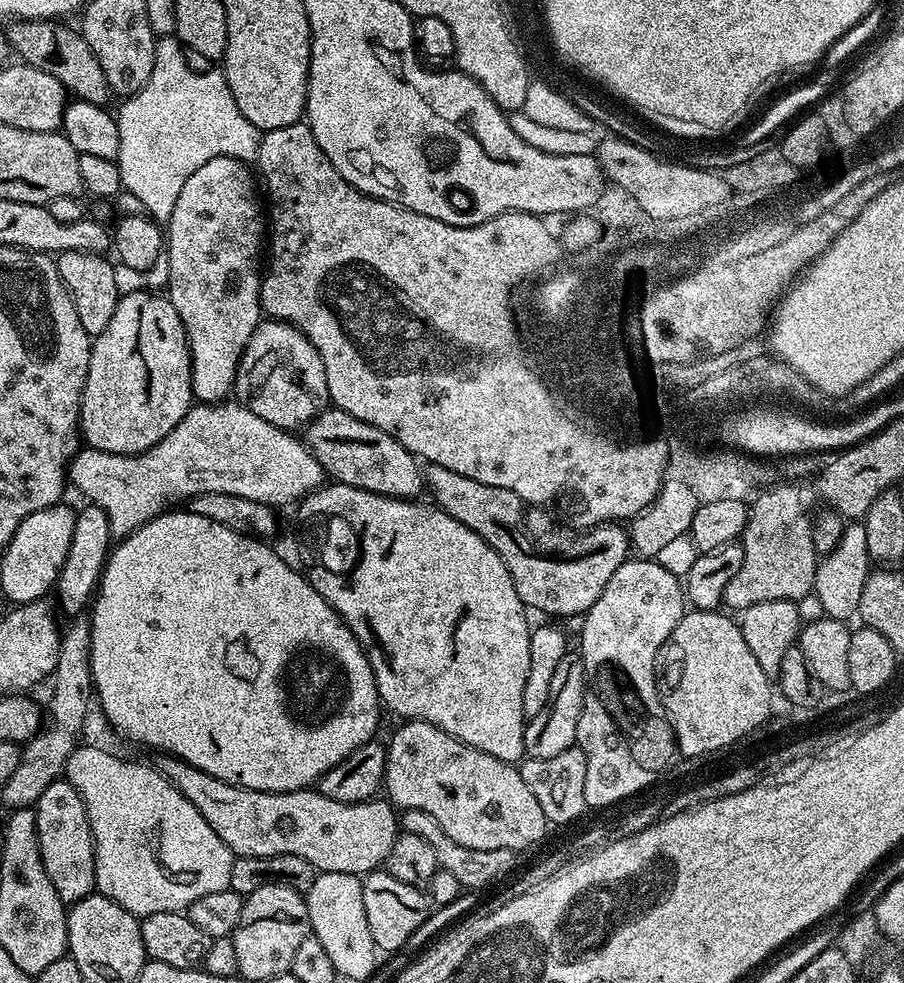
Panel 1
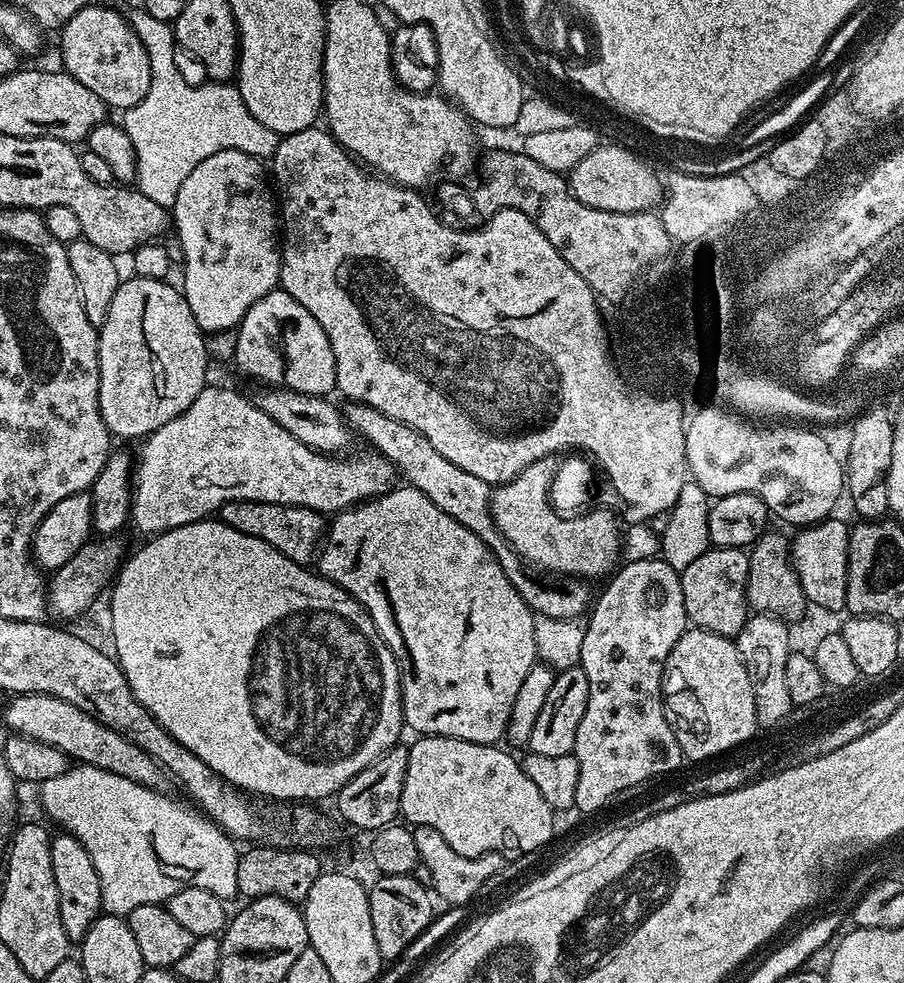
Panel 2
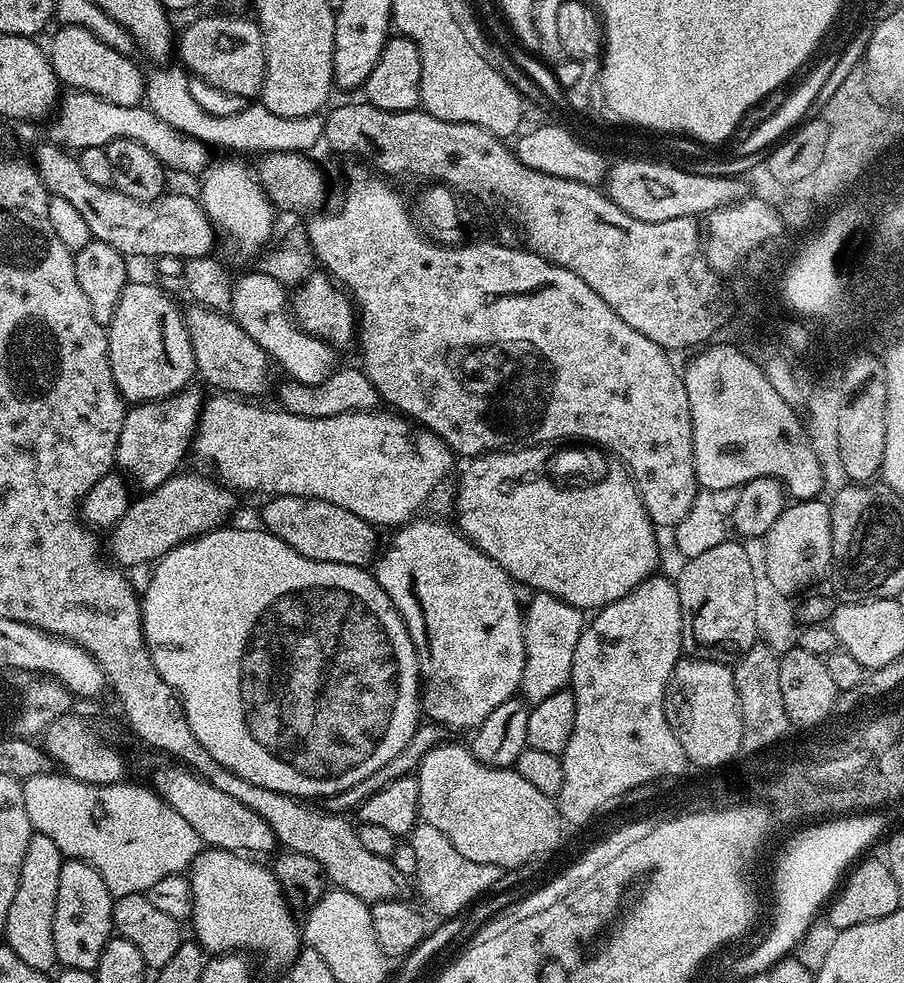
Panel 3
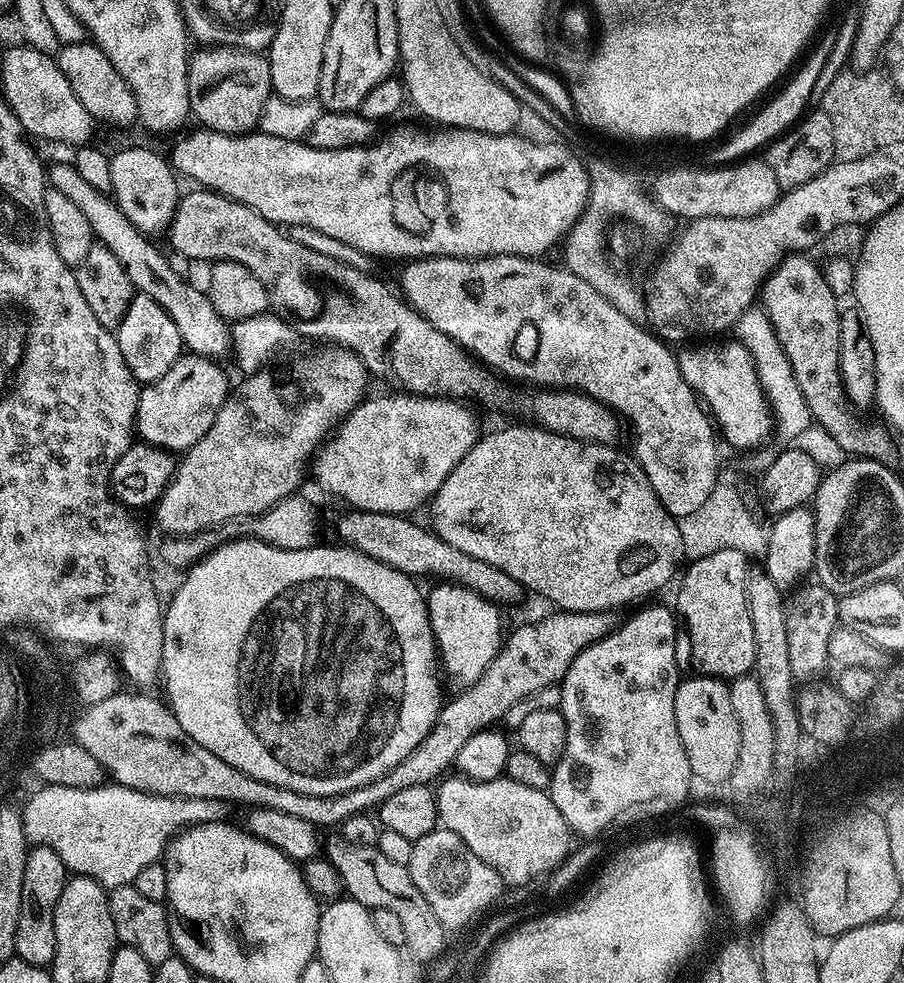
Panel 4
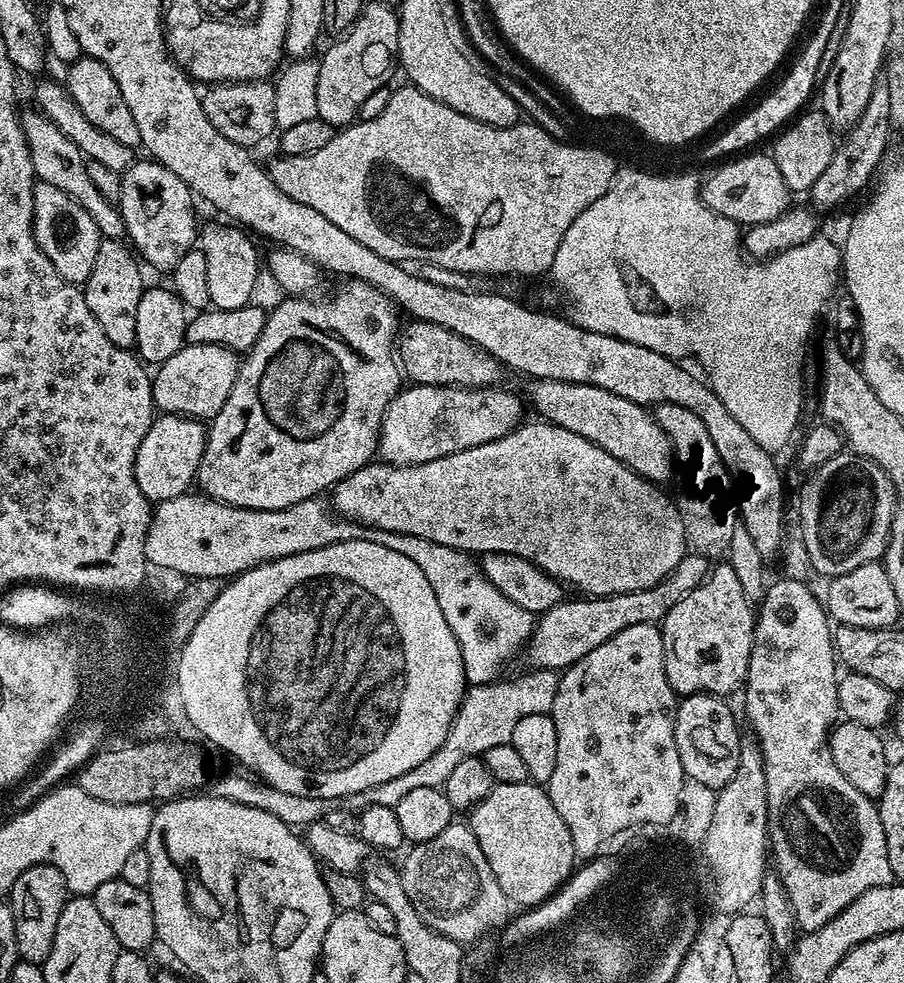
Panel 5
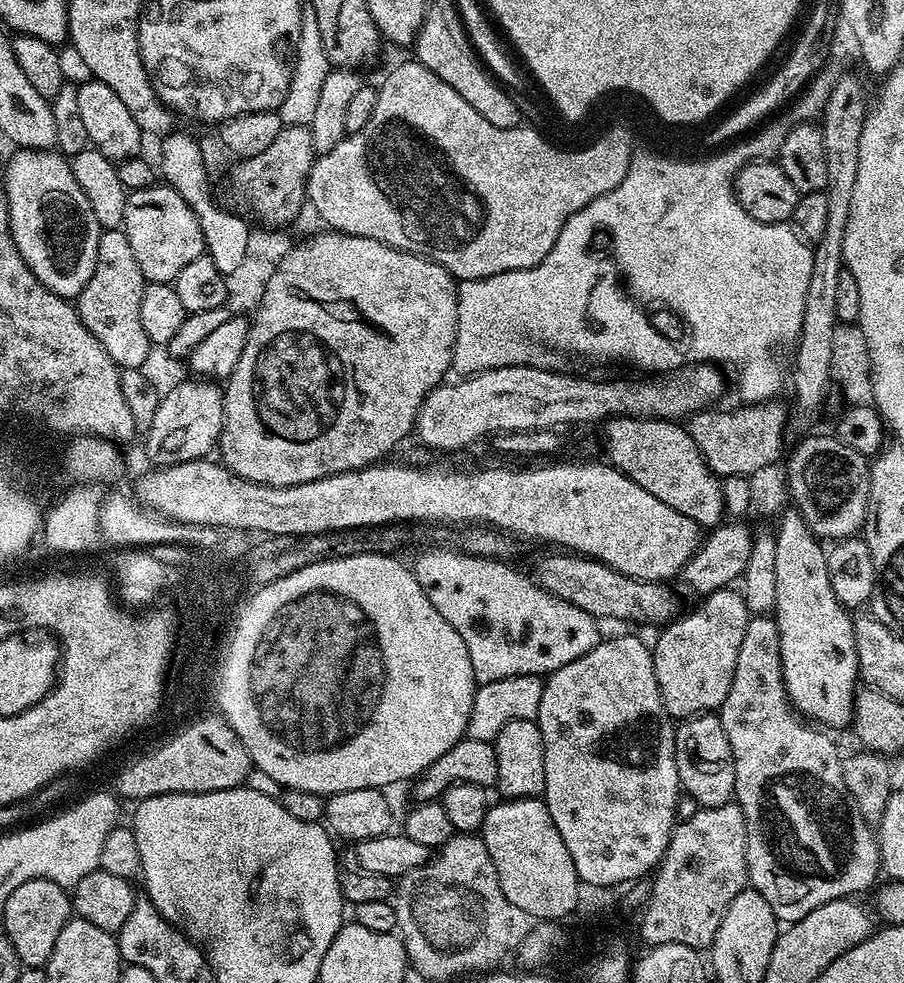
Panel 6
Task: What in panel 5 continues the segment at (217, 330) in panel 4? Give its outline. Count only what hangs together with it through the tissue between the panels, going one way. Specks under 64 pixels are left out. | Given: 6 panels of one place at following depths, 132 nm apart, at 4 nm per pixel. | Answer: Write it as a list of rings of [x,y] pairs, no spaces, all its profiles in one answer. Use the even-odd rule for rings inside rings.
[[[38,110],[31,111],[25,111],[21,115],[20,125],[28,143],[32,172],[37,181],[58,186],[62,194],[70,194],[70,198],[74,198],[74,202],[81,204],[90,214],[90,218],[94,218],[94,226],[98,226],[101,237],[120,240],[125,235],[120,209],[113,201],[102,198],[102,194],[98,194],[98,190],[95,189],[94,182],[90,182],[88,160],[84,153],[78,146],[74,146],[74,142],[70,142],[70,138],[66,138],[66,134],[62,134],[62,130],[58,130],[58,126],[54,126],[54,122],[47,120]]]

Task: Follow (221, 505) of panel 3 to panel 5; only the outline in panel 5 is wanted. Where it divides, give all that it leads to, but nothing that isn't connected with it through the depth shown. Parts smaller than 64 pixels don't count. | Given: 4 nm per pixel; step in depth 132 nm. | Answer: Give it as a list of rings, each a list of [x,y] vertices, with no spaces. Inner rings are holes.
[[[349,279],[347,282],[342,283],[340,289],[329,298],[325,304],[311,304],[311,299],[308,298],[284,298],[276,308],[272,309],[267,313],[264,329],[262,334],[258,338],[258,342],[254,342],[254,346],[249,348],[246,355],[243,357],[240,365],[240,373],[236,375],[236,381],[234,386],[230,390],[230,398],[226,398],[226,402],[222,406],[222,410],[218,410],[218,414],[212,417],[210,423],[206,428],[206,439],[204,441],[204,453],[200,459],[200,465],[196,471],[195,483],[200,484],[199,491],[203,493],[209,500],[221,500],[224,504],[229,504],[235,508],[249,508],[250,510],[282,510],[283,508],[289,508],[294,506],[298,502],[303,500],[311,500],[319,497],[319,492],[327,493],[329,490],[335,488],[336,483],[339,480],[345,480],[348,476],[353,476],[357,470],[364,467],[365,464],[369,463],[377,455],[378,445],[380,443],[380,422],[384,419],[384,411],[390,406],[390,402],[396,397],[397,392],[401,391],[402,383],[402,372],[399,367],[394,363],[394,341],[398,336],[398,324],[396,328],[396,314],[398,315],[397,309],[394,307],[393,300],[385,292],[381,292],[373,284],[368,284],[366,281]]]

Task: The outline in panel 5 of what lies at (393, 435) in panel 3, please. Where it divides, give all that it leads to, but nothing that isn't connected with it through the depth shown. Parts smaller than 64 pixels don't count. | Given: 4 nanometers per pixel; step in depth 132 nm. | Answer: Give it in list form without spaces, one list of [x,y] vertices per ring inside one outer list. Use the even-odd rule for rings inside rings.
[[[412,384],[397,392],[384,411],[384,419],[380,422],[379,455],[389,464],[425,464],[494,442],[520,427],[525,405],[517,396],[507,392],[504,386],[443,388]]]

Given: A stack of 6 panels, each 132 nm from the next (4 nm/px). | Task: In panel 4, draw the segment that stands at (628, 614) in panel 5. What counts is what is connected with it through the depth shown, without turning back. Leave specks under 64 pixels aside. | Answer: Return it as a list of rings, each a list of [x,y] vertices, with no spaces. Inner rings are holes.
[[[552,610],[549,616],[536,620],[533,624],[524,624],[512,633],[496,651],[496,657],[486,666],[486,670],[473,682],[467,685],[460,696],[453,697],[445,704],[454,710],[456,724],[466,724],[468,736],[475,732],[493,727],[495,720],[503,721],[516,702],[528,695],[535,694],[544,688],[559,685],[564,679],[566,670],[594,642],[606,638],[618,627],[617,613],[610,612],[566,612]]]

